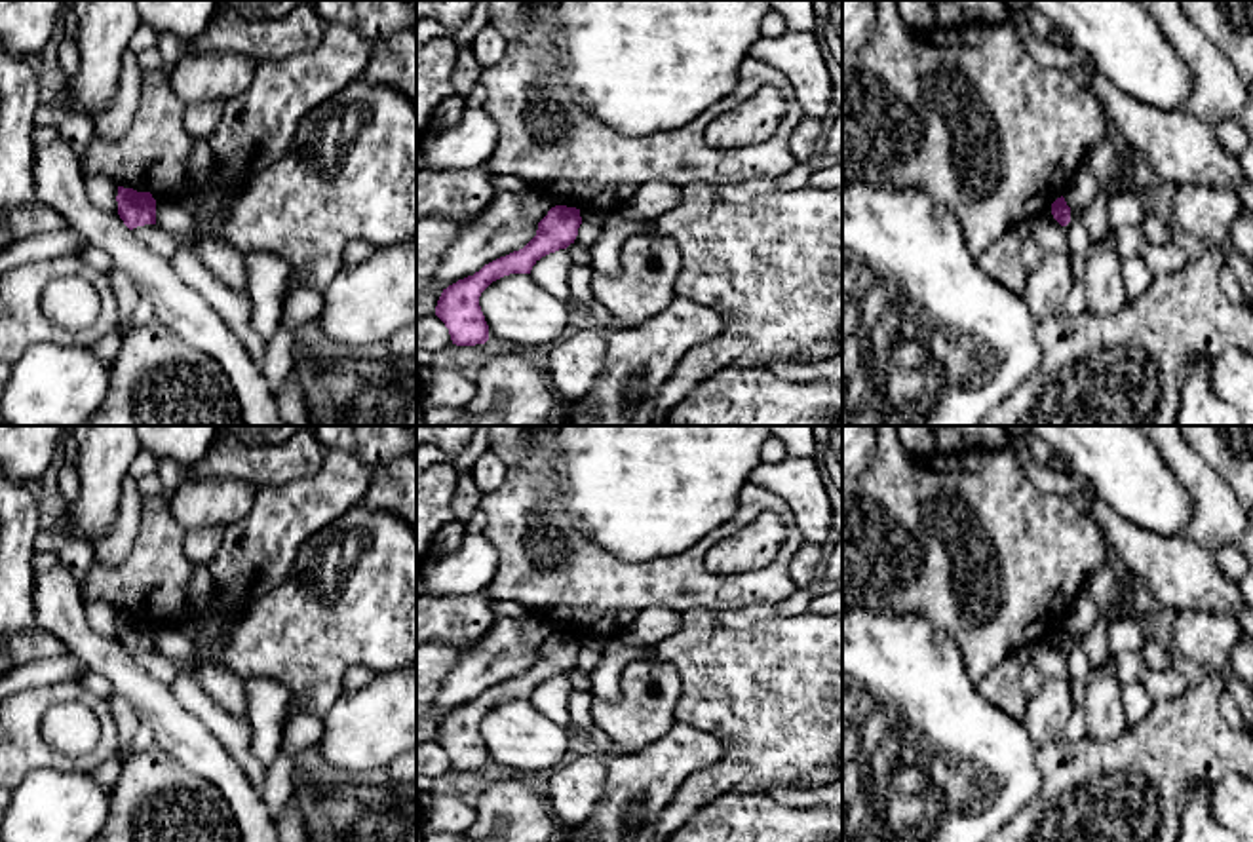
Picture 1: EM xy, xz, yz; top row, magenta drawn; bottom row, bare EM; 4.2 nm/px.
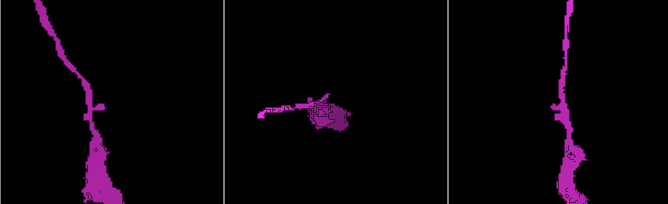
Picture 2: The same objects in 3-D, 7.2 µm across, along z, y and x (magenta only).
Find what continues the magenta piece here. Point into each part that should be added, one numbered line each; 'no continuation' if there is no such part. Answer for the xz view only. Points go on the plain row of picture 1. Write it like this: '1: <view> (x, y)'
no continuation

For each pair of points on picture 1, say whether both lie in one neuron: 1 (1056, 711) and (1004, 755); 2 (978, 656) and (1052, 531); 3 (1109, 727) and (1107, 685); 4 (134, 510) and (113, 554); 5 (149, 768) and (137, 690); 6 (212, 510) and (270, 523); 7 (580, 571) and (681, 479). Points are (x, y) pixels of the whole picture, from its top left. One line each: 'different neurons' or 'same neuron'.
1: different neurons
2: same neuron
3: same neuron
4: same neuron
5: different neurons
6: different neurons
7: different neurons

